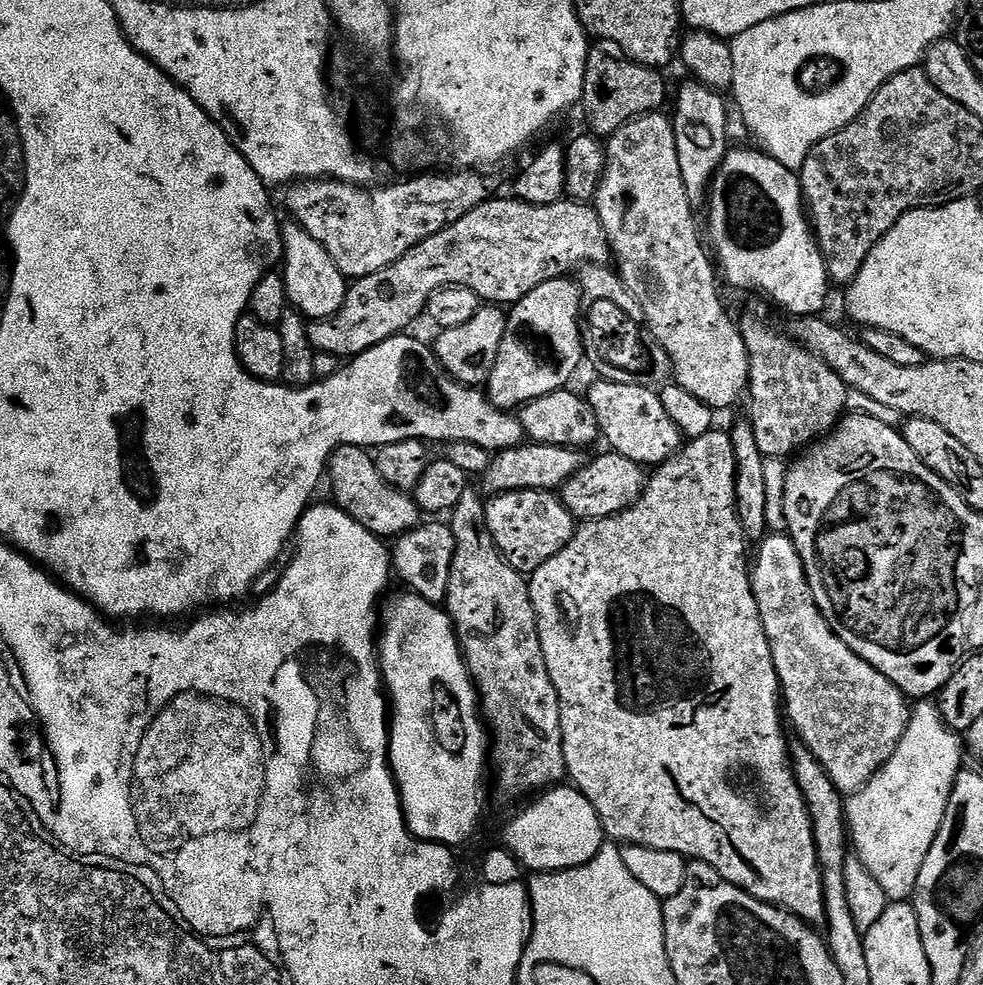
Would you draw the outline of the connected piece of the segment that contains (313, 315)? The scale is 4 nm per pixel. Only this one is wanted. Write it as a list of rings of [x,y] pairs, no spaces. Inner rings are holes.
[[[285,223],[282,231],[284,233],[282,275],[286,282],[289,305],[309,321],[333,317],[347,296],[349,281],[340,273],[338,266],[334,266],[334,258],[330,258],[330,254],[326,254],[322,245],[314,242],[310,234],[306,234],[301,224]]]

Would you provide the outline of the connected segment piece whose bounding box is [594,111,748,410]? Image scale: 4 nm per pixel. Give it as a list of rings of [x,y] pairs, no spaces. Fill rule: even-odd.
[[[663,111],[649,112],[646,116],[640,116],[636,120],[631,120],[626,126],[622,126],[614,133],[607,137],[604,176],[601,178],[600,185],[597,188],[594,199],[594,207],[598,218],[601,219],[603,230],[606,238],[609,240],[609,246],[612,248],[615,267],[618,269],[622,282],[638,298],[638,302],[646,310],[647,319],[653,320],[656,325],[650,328],[651,335],[659,340],[666,354],[670,354],[672,366],[674,369],[675,383],[682,386],[682,390],[690,390],[694,398],[699,398],[701,402],[706,402],[713,410],[720,408],[732,408],[743,397],[748,390],[748,351],[746,342],[741,334],[739,327],[734,323],[728,324],[728,312],[724,309],[724,304],[720,301],[720,292],[716,289],[716,280],[718,284],[718,268],[702,239],[702,232],[696,229],[696,216],[694,205],[686,194],[686,182],[682,182],[682,166],[678,166],[678,142],[674,138],[674,126],[671,124],[669,117]]]

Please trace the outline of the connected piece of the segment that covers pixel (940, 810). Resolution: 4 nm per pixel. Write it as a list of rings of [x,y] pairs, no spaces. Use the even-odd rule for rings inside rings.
[[[931,699],[911,705],[908,725],[894,754],[864,788],[846,800],[846,819],[855,855],[892,902],[908,902],[915,897],[922,862],[926,862],[926,854],[934,846],[954,782],[962,771],[960,763],[966,757],[965,745],[957,732],[946,726],[939,703],[931,704],[928,700]]]

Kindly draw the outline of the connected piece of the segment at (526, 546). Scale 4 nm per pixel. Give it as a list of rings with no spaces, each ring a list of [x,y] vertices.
[[[542,491],[505,492],[485,505],[487,528],[500,555],[516,572],[530,576],[558,551],[564,549],[576,529],[576,521],[555,493]]]

